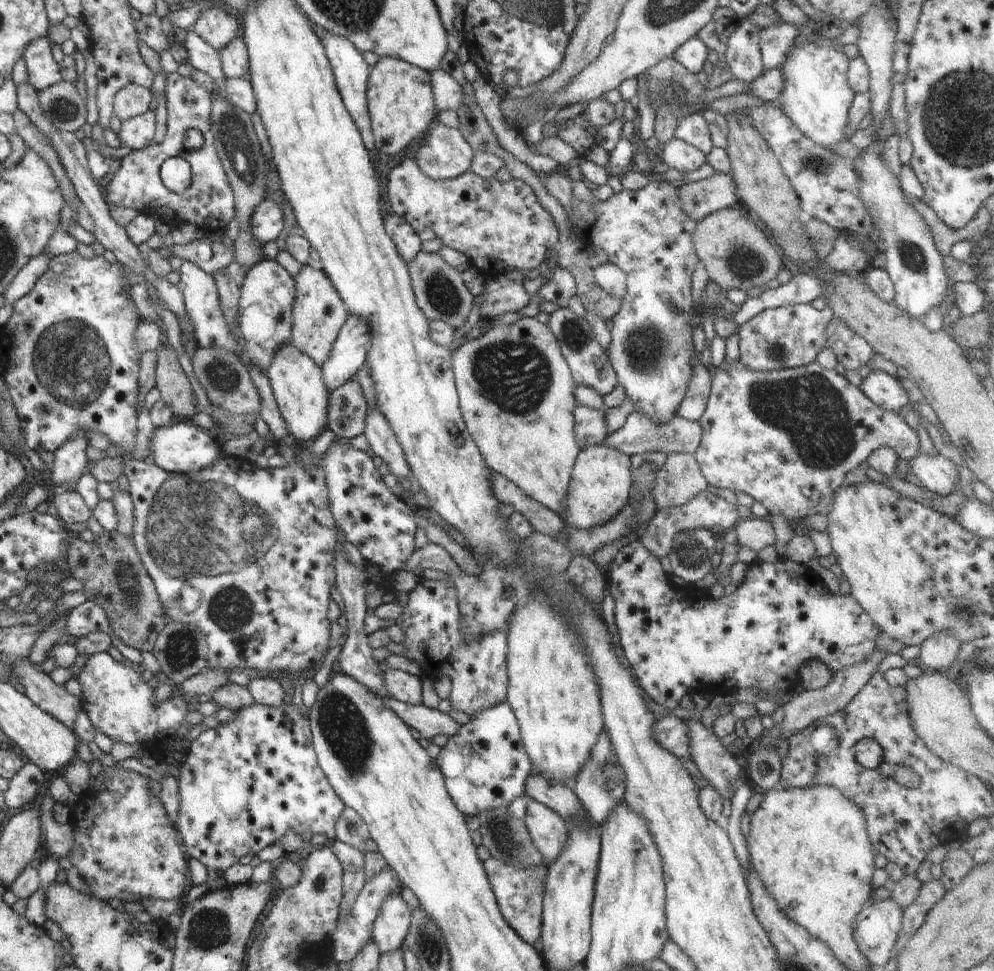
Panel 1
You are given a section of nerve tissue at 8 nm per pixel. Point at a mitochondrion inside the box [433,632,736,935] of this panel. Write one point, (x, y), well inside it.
(505, 837)

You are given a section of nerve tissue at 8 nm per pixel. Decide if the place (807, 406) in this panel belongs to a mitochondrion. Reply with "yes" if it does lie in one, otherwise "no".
yes

